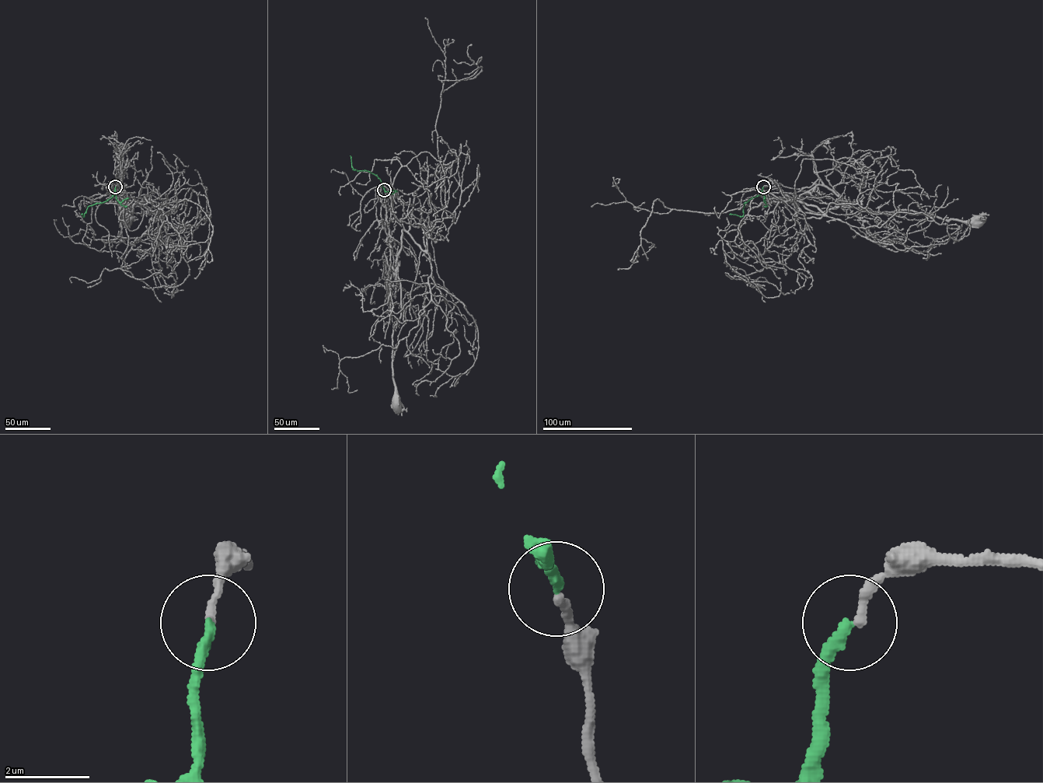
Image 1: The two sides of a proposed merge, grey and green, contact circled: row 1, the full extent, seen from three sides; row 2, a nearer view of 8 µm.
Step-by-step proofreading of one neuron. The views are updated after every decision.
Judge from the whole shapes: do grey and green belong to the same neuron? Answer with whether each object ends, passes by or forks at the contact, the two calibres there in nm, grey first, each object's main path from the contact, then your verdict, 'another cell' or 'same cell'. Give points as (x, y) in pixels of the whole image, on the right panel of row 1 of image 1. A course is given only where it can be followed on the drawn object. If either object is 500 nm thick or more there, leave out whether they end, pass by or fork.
grey ends | green ends | 200/280 nm | grey via (763, 187), (775, 186), (794, 200), (818, 185), (825, 185), (860, 209), (908, 210), (976, 221) | green via (763, 187), (761, 194), (744, 204), (741, 216), (729, 214) | another cell

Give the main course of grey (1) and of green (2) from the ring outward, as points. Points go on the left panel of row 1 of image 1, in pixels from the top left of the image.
1: (115, 187), (117, 186), (116, 200), (121, 184), (122, 197), (131, 209), (131, 211), (123, 211), (126, 221)
2: (115, 187), (112, 197), (102, 202), (88, 206), (84, 216), (81, 214)

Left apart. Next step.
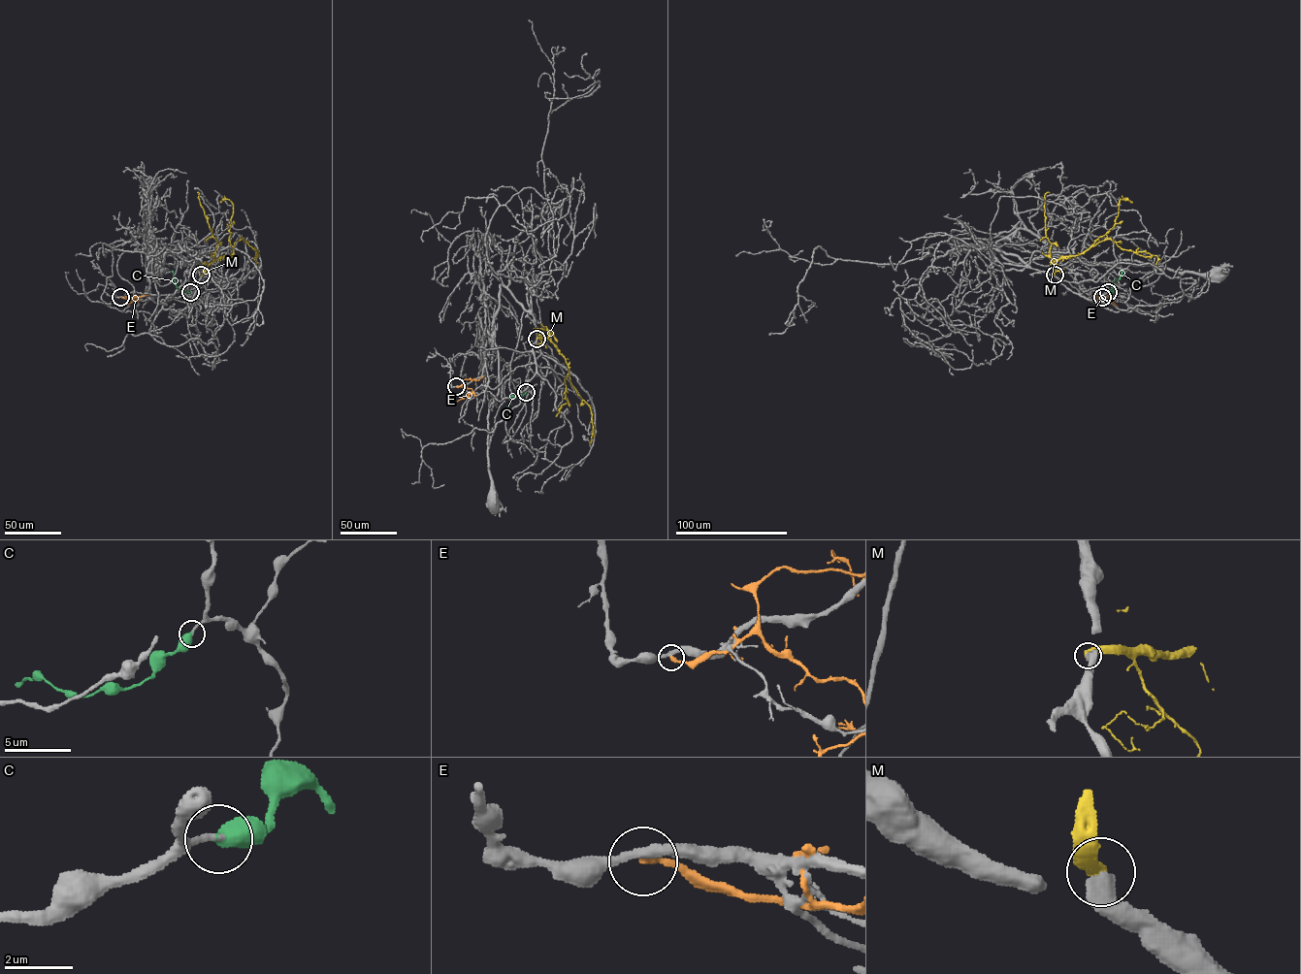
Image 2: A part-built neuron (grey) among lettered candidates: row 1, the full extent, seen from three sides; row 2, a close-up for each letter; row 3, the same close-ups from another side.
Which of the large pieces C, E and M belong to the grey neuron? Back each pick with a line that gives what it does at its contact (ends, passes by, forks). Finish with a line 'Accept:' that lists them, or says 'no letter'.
C: It ends there
Accept: C

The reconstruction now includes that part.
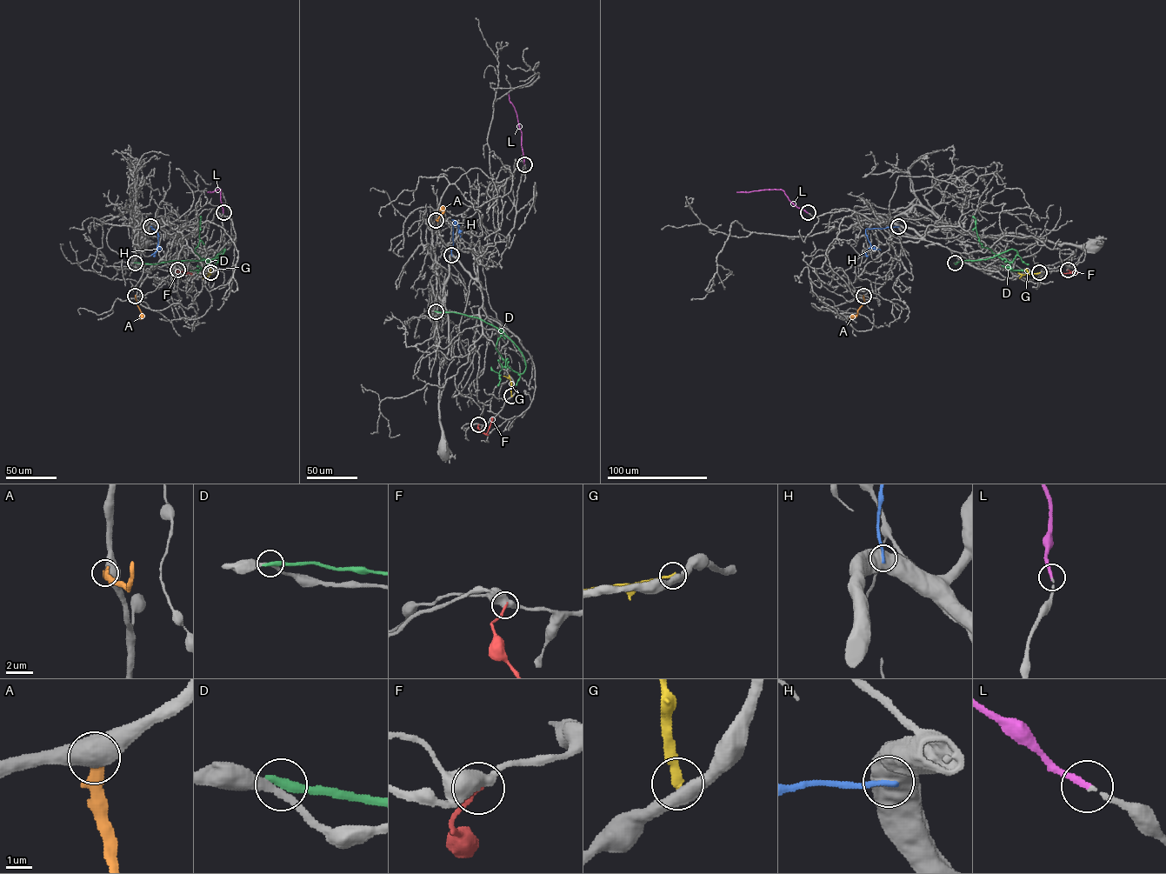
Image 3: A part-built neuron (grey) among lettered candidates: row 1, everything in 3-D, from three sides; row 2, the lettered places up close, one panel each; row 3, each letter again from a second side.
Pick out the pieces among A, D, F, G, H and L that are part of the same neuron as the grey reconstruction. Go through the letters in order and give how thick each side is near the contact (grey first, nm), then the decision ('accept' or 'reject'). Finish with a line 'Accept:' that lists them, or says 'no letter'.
A: 750 nm thick on the grey side, 420 nm on the other; reject
D: 280 nm thick on the grey side, 400 nm on the other; reject
F: 480 nm thick on the grey side, 180 nm on the other; reject
G: 480 nm thick on the grey side, 260 nm on the other; reject
H: 1000 nm thick on the grey side, 240 nm on the other; reject
L: 140 nm thick on the grey side, 260 nm on the other; accept
Accept: L

